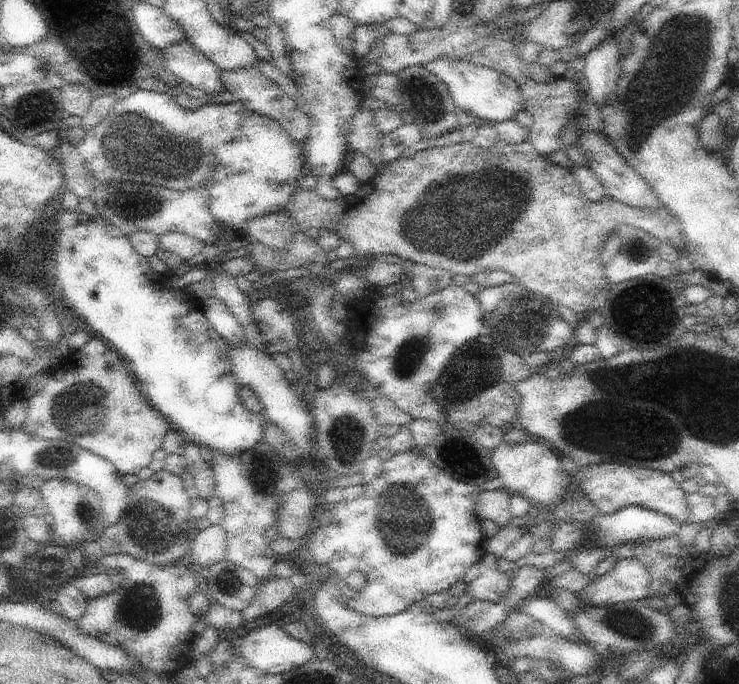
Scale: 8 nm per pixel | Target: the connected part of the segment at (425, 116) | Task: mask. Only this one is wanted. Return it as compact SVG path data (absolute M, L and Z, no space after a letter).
M424 65L408 66L406 70L397 73L402 84L402 102L406 111L413 118L413 124L418 124L422 130L421 138L438 138L449 132L459 130L458 109L450 97L448 86L436 78Z

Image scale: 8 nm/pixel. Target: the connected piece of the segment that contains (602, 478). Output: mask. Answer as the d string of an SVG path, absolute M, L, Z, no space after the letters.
M602 462L594 466L584 466L574 472L580 489L592 500L600 515L614 514L628 506L642 506L674 518L682 524L688 523L690 510L687 495L670 474L657 469L642 468L616 462Z

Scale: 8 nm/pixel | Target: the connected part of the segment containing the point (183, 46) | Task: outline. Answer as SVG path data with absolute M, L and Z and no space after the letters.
M189 41L168 46L163 52L166 69L178 77L181 84L187 83L211 96L226 91L220 68Z

